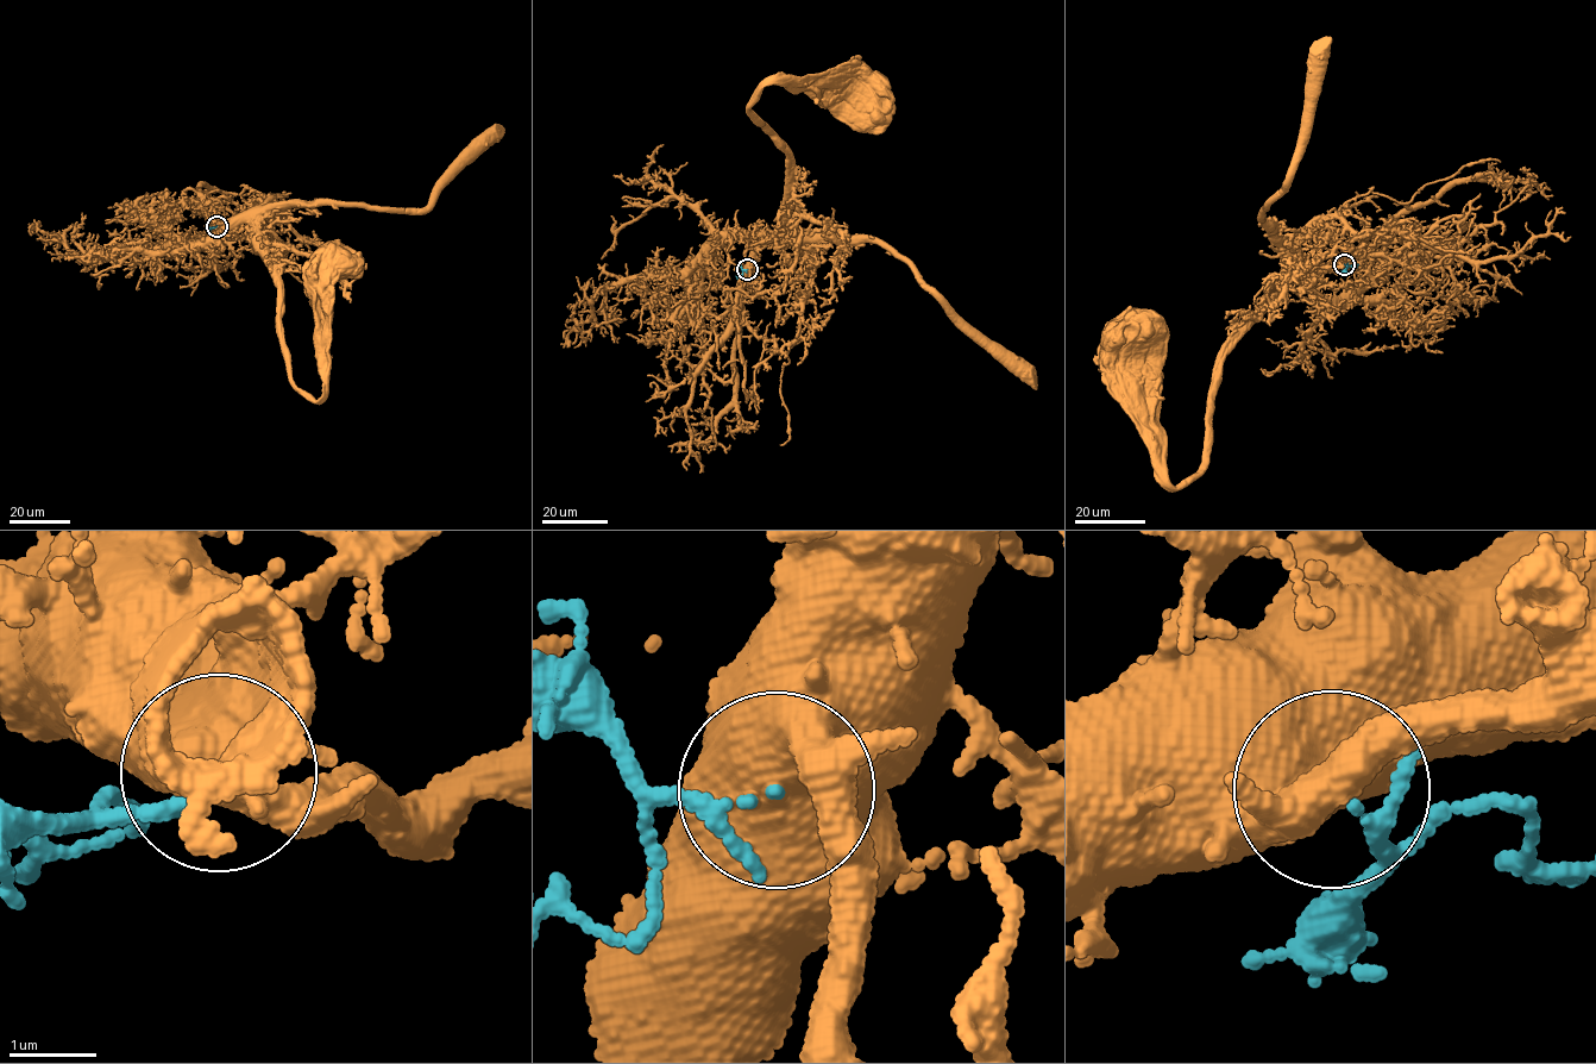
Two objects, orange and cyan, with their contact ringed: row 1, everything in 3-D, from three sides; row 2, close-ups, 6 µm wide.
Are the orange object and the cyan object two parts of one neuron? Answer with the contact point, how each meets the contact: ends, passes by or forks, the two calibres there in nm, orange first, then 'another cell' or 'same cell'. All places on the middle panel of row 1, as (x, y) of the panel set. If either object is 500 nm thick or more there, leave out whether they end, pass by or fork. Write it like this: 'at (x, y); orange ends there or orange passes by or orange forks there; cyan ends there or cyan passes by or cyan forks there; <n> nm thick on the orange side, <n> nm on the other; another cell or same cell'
at (747, 269); 550 nm thick on the orange side, 90 nm on the other; another cell

